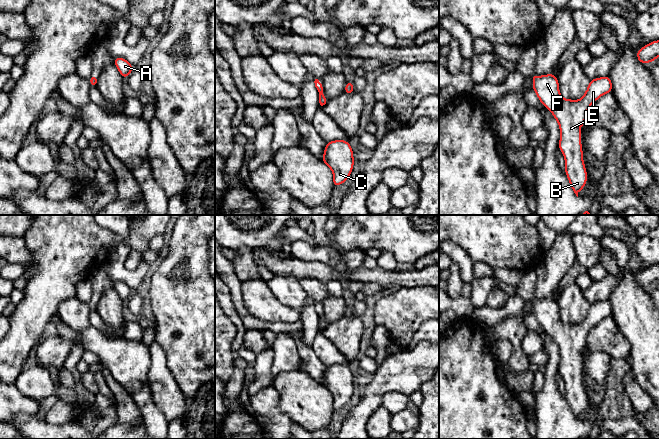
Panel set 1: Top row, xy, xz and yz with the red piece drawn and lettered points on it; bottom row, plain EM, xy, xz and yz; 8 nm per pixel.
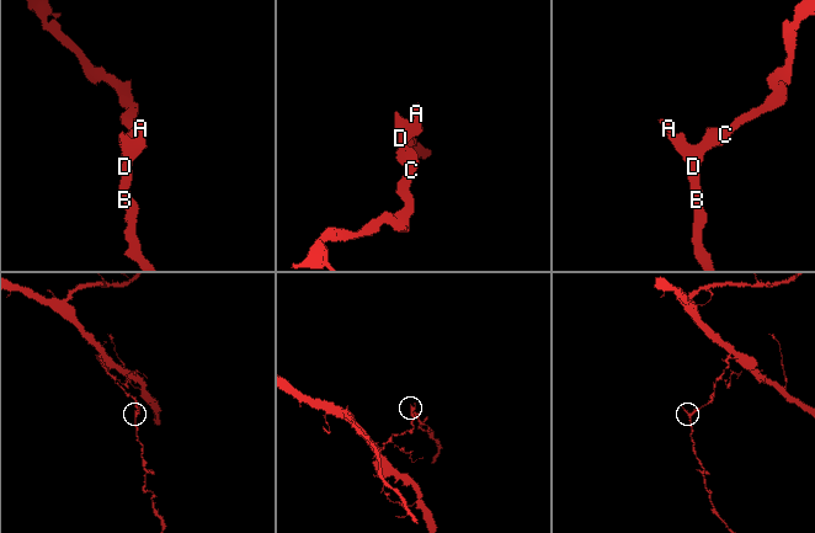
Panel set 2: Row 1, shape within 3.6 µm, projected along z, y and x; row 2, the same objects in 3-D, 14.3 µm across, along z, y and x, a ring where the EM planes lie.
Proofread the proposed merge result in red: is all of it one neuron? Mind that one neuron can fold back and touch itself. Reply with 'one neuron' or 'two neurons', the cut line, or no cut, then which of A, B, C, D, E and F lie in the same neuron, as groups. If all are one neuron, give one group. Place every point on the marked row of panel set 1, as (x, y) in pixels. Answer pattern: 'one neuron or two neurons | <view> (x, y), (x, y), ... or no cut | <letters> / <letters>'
one neuron | no cut | A B C D E F

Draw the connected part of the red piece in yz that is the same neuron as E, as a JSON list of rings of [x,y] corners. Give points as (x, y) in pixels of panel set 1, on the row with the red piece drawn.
[[[553,73],[543,76],[533,74],[531,77],[532,89],[559,124],[559,149],[565,158],[565,173],[572,190],[578,197],[578,193],[587,183],[580,128],[586,123],[589,107],[602,95],[611,93],[611,79],[605,76],[590,80],[583,97],[580,100],[570,100],[561,97],[558,79]]]

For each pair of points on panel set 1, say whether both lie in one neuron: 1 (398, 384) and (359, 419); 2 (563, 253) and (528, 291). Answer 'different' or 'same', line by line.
1: same
2: different

